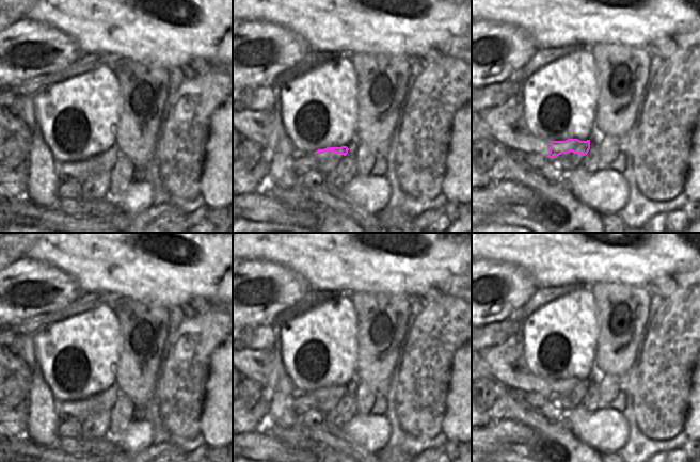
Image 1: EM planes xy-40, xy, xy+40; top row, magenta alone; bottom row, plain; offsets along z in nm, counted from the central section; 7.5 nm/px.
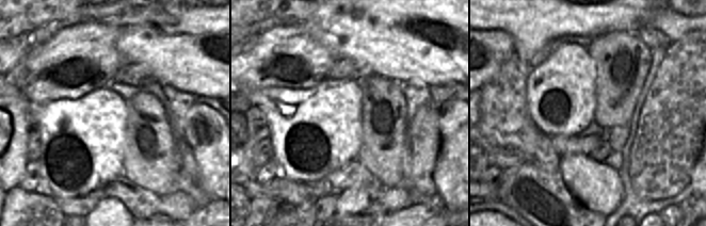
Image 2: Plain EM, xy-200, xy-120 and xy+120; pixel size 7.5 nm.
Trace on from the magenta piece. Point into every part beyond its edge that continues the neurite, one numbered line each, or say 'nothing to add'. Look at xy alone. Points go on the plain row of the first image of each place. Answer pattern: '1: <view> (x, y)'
nothing to add

